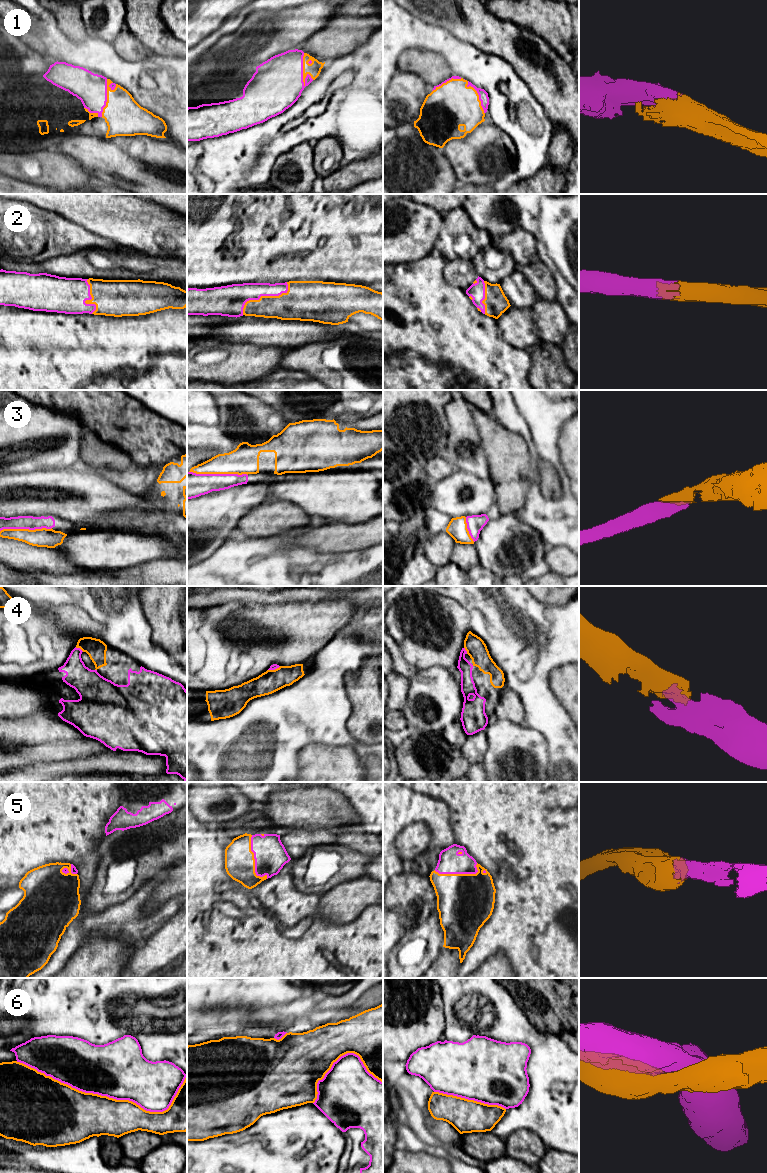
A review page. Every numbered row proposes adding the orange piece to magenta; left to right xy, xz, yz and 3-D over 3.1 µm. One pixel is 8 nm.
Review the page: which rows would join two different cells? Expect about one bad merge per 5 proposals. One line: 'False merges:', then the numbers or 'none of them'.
False merges: 6

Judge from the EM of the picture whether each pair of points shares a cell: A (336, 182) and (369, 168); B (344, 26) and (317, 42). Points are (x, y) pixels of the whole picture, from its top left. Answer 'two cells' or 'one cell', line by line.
A: one cell
B: one cell

